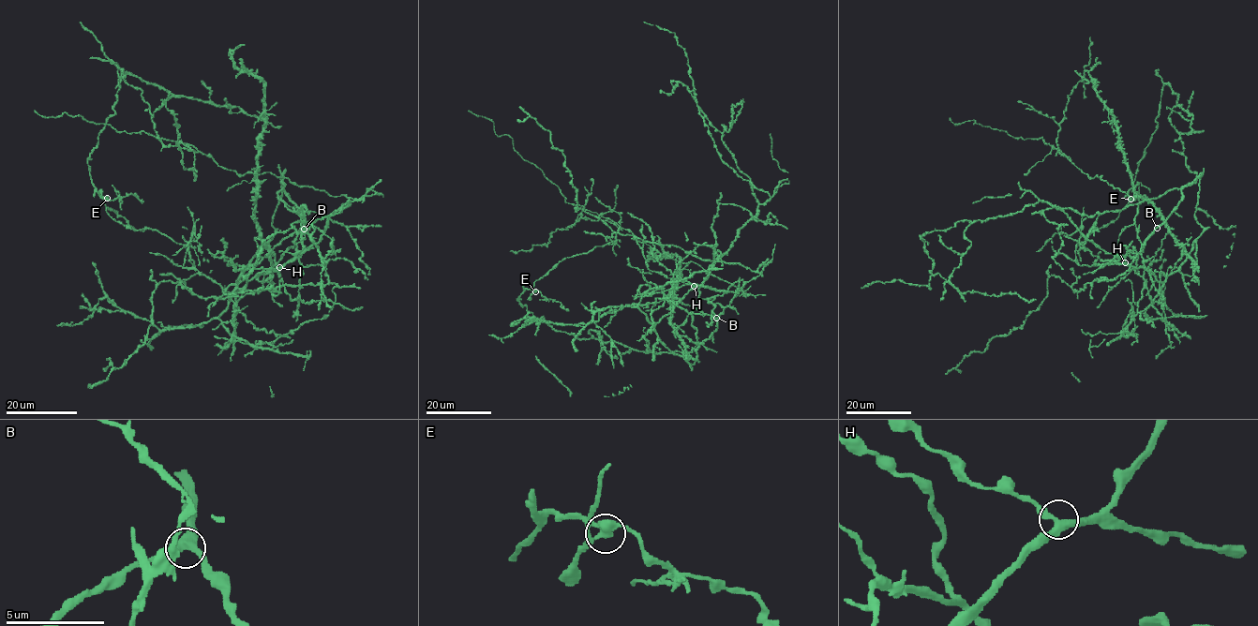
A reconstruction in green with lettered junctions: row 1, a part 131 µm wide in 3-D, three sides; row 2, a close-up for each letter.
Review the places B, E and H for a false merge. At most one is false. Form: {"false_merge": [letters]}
{"false_merge": ["E"]}

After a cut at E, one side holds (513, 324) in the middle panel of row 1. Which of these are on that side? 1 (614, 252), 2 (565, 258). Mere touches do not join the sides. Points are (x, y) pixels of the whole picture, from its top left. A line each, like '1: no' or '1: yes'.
1: no
2: no

